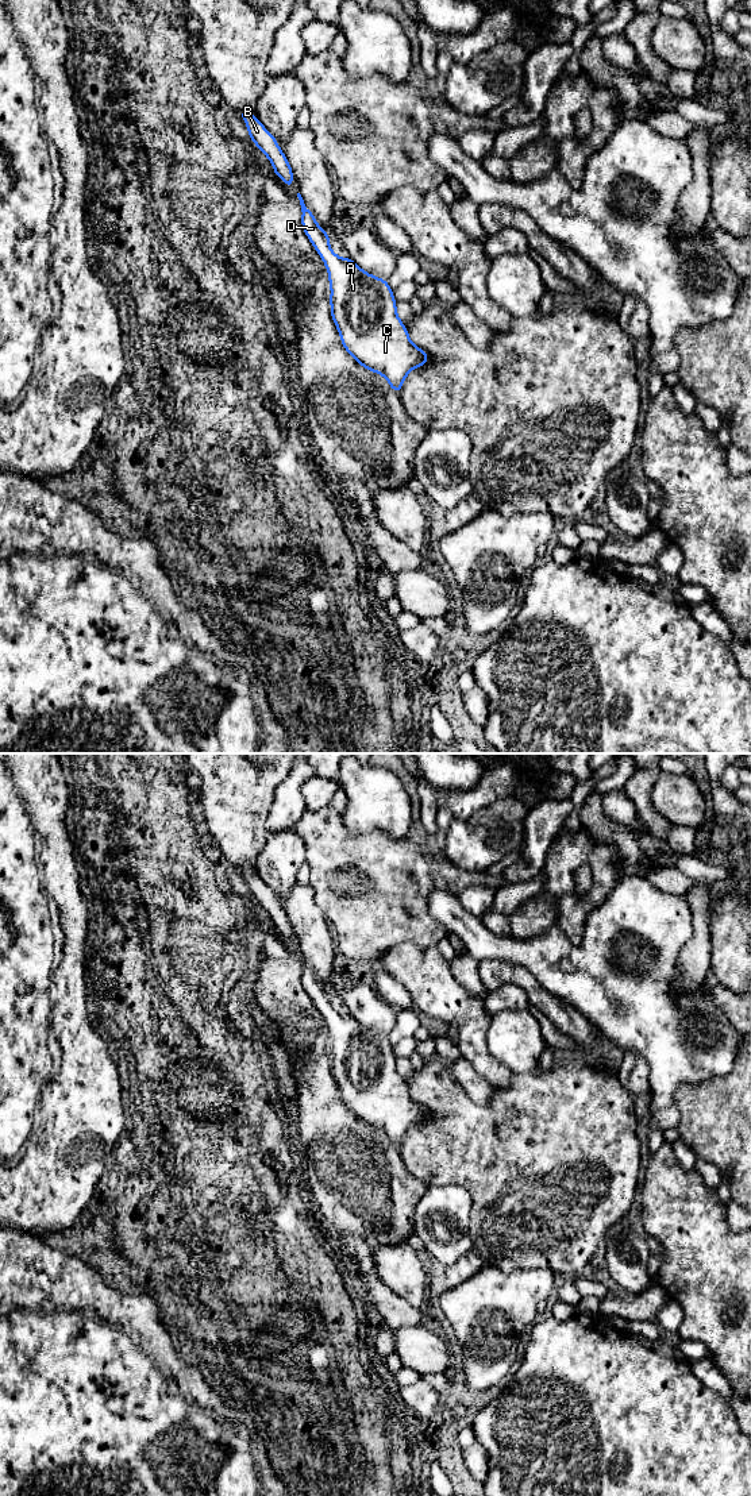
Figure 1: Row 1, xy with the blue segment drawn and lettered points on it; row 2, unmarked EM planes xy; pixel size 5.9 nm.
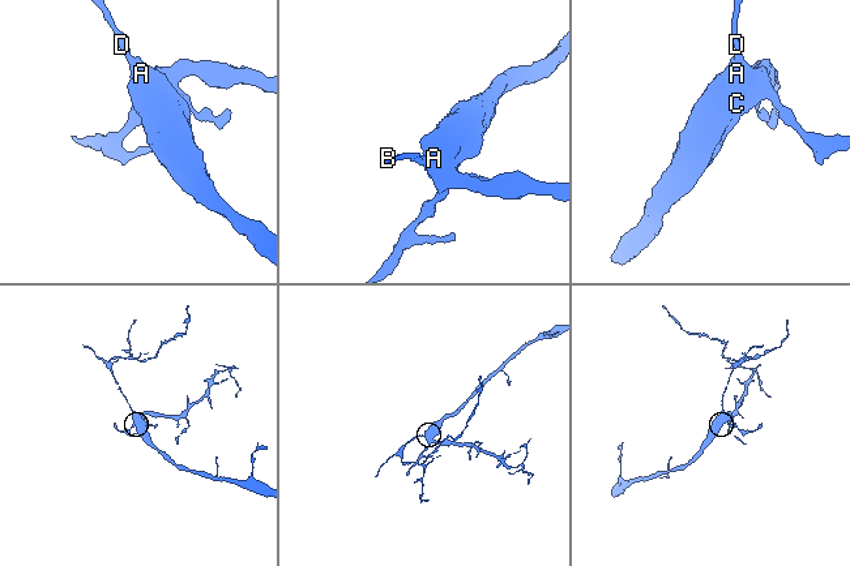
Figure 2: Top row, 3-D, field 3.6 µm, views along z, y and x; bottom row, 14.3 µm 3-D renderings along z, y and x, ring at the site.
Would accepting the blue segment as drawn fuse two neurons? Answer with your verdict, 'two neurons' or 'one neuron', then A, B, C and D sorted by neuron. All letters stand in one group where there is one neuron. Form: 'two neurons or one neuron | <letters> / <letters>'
one neuron | A B C D

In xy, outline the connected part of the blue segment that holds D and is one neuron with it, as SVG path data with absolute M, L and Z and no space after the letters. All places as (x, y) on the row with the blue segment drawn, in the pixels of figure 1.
M300 193L301 225L315 250L321 257L331 288L331 316L339 331L346 351L363 367L386 378L396 394L400 393L407 374L428 362L428 354L416 347L397 316L397 301L386 279L363 271L351 258L339 258L330 248L328 234L316 223L313 213L305 207Z

